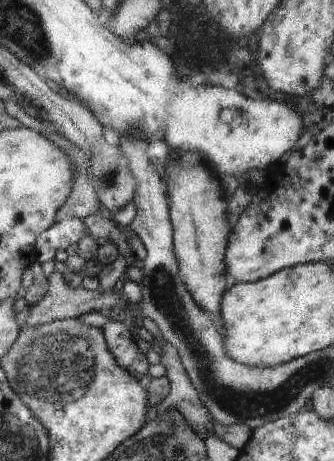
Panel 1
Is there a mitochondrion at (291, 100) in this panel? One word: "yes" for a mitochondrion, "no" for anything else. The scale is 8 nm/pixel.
no

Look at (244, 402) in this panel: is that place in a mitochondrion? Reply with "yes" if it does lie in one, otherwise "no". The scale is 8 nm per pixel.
yes

